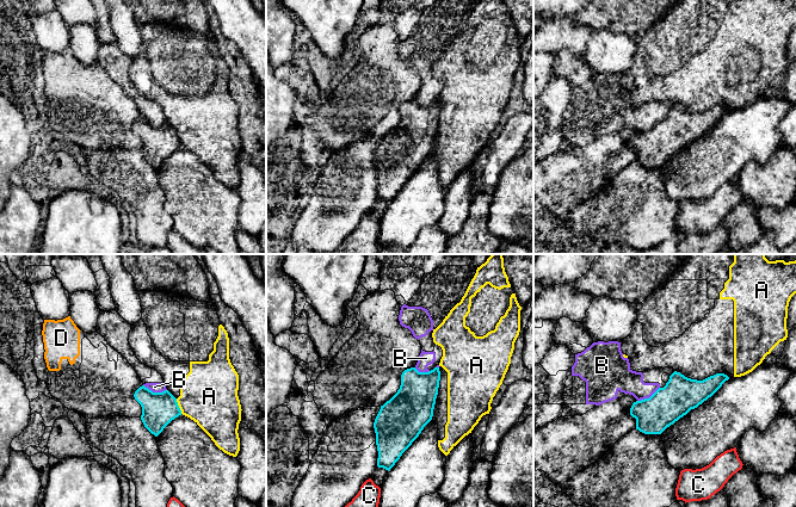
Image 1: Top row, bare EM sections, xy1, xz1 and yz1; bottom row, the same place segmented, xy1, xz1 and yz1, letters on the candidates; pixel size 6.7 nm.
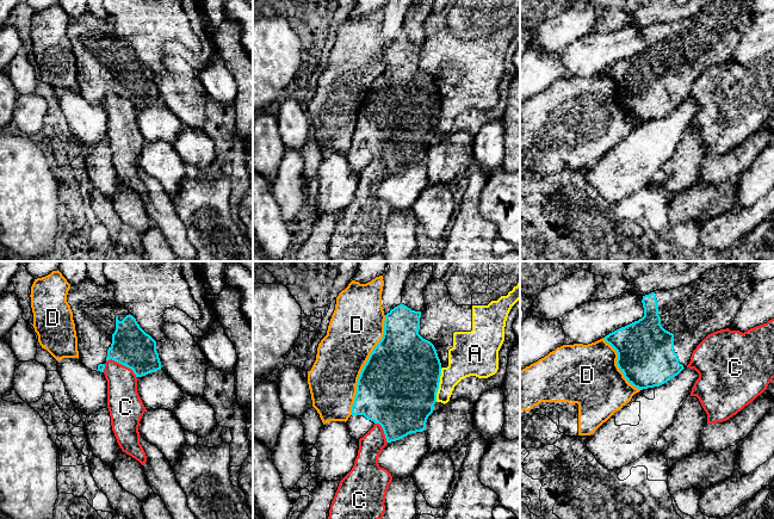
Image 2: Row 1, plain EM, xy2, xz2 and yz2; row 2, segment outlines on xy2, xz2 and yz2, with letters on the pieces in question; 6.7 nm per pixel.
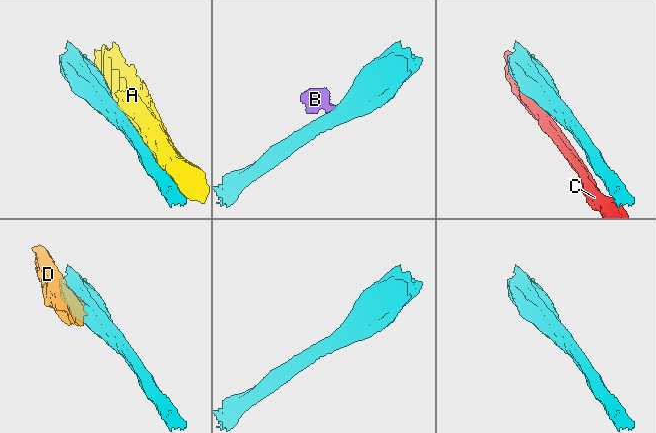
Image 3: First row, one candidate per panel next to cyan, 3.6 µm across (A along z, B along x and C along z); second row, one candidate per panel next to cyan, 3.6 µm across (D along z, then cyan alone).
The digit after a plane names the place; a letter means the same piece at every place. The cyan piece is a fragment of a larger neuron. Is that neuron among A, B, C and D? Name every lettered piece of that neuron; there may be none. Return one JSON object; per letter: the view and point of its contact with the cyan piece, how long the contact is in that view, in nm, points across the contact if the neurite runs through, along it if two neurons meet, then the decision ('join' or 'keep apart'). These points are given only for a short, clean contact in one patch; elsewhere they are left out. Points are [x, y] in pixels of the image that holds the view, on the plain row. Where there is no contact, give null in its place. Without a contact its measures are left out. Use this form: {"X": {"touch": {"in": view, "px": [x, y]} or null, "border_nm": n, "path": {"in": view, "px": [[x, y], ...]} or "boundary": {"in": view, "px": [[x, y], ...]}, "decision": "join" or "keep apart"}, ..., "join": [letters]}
{"A": {"touch": {"in": "xz2", "px": [438, 117]}, "border_nm": 240, "decision": "keep apart"}, "B": {"touch": {"in": "xy1", "px": [155, 125]}, "border_nm": 170, "boundary": {"in": "xy1", "px": [[143, 117], [153, 124], [166, 123]]}, "decision": "keep apart"}, "C": {"touch": {"in": "xy2", "px": [123, 97]}, "border_nm": 240, "decision": "keep apart"}, "D": {"touch": {"in": "xz2", "px": [364, 98]}, "border_nm": 700, "decision": "keep apart"}, "join": []}

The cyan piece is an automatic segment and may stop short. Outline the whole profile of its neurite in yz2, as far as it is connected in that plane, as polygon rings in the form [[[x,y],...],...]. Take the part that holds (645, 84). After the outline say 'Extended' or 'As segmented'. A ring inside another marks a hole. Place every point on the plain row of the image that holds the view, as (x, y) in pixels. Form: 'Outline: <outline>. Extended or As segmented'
Outline: [[[714,0],[686,18],[643,29],[644,49],[605,69],[617,84],[617,98],[627,115],[640,123],[660,119],[687,100],[696,79],[708,67],[726,62],[753,25],[755,18],[748,4],[749,0]]]. Extended

